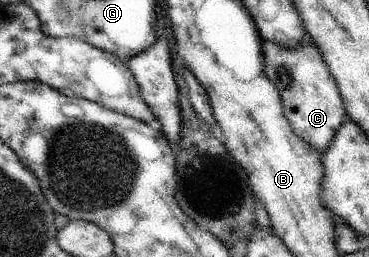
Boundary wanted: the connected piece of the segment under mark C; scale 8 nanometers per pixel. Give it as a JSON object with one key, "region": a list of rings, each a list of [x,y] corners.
{"region":[[[264,41],[265,74],[279,91],[283,114],[289,120],[293,132],[305,140],[311,148],[325,152],[345,119],[345,108],[335,80],[327,72],[327,64],[321,60],[319,50],[313,44],[305,44],[297,52],[281,44]]]}

